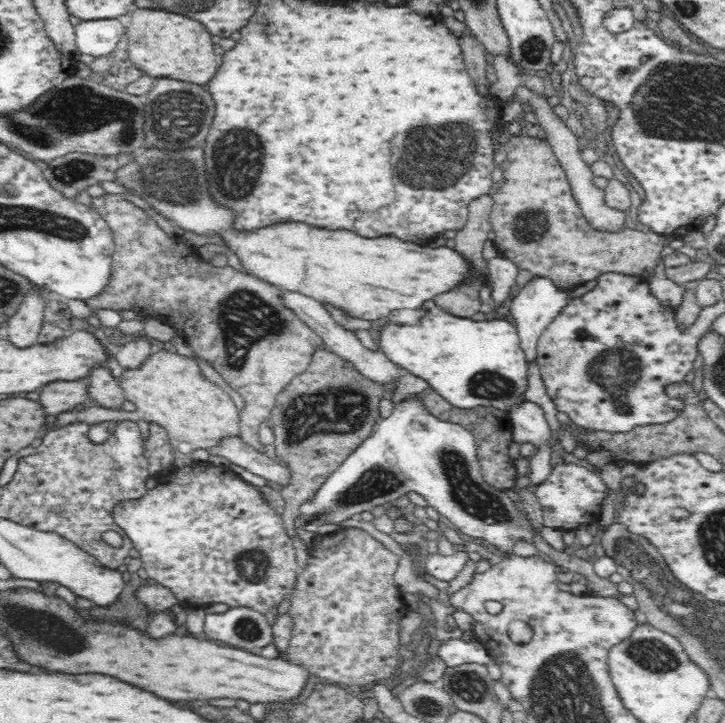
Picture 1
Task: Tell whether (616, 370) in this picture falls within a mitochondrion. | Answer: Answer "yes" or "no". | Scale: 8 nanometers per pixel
yes

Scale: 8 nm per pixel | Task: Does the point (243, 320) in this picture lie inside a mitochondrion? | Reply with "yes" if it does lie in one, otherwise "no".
yes

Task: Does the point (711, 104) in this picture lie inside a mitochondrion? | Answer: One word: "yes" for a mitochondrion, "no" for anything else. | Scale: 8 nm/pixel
yes

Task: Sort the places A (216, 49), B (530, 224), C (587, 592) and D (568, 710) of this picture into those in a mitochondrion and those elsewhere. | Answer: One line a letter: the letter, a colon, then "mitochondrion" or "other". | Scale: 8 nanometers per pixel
A: other
B: mitochondrion
C: other
D: mitochondrion

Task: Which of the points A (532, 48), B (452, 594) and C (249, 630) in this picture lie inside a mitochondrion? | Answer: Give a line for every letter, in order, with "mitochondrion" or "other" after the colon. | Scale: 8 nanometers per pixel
A: mitochondrion
B: other
C: mitochondrion

